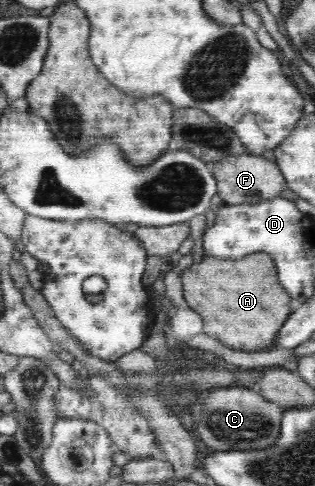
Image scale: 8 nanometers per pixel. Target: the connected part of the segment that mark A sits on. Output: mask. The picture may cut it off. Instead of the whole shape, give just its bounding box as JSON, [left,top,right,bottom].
[180,252,292,352]

